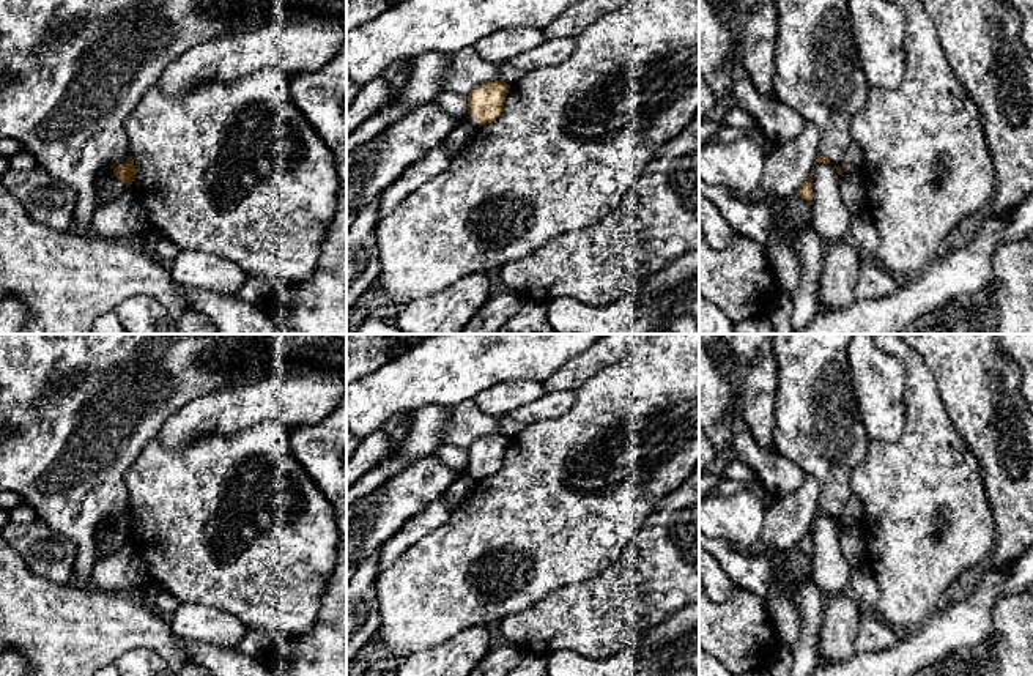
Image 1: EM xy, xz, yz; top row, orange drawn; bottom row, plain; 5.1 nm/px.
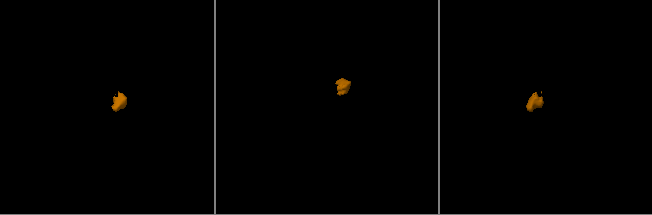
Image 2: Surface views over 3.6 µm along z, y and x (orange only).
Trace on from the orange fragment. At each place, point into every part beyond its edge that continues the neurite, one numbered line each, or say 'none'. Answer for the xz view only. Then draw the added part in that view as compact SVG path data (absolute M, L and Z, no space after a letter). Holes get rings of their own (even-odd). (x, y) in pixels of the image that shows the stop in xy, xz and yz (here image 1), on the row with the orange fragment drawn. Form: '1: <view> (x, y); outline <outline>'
1: xz (372, 167); outline M430 101L348 153L346 232L368 203L428 150L444 143L465 121L479 128L477 115L466 113L463 118L452 118L435 101Z

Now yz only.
1: yz (818, 73); outline M773 0L779 16L775 50L775 98L819 129L819 156L841 165L852 145L850 118L868 98L847 0Z

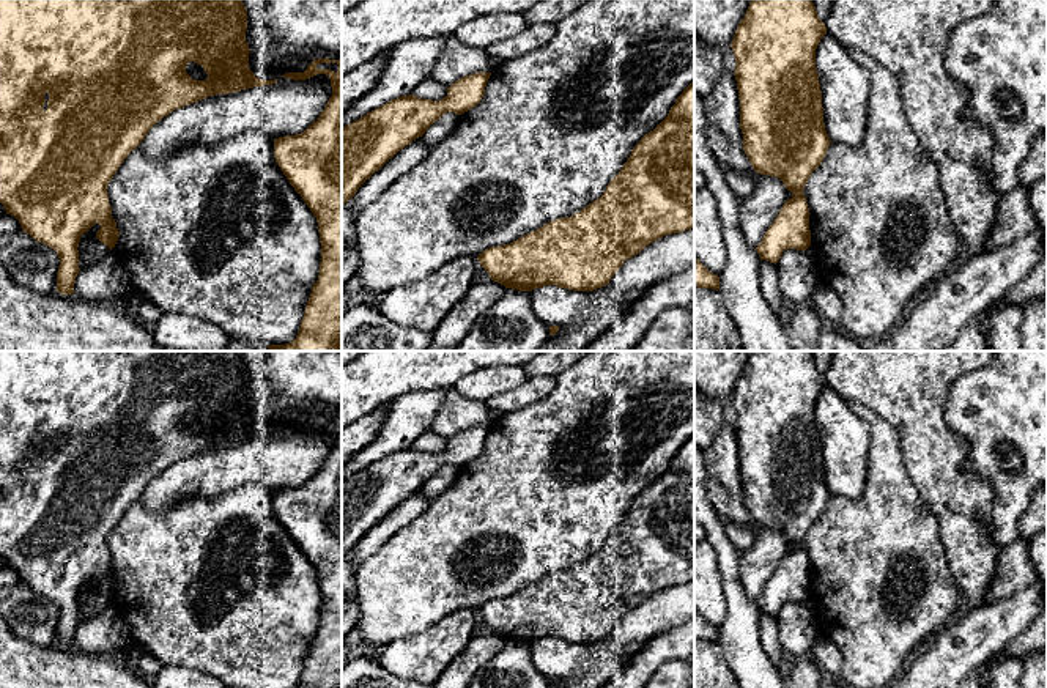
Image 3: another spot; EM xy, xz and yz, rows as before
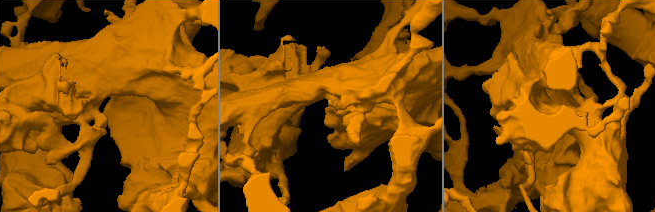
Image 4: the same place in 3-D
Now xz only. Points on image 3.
none

